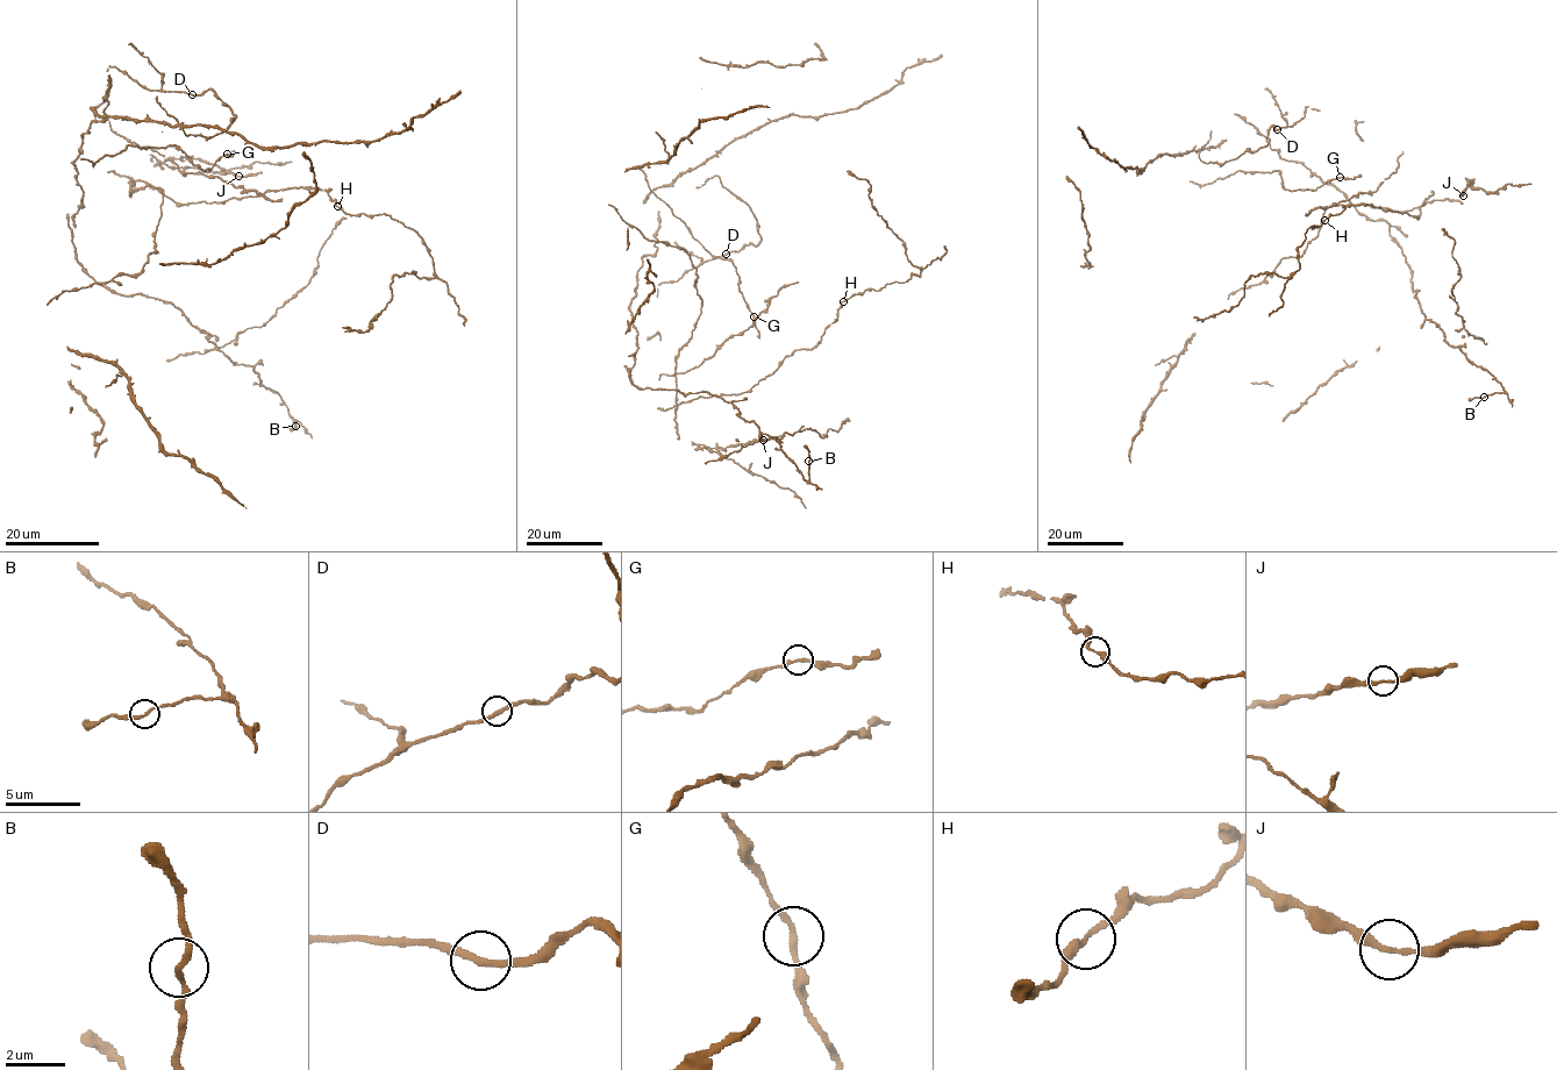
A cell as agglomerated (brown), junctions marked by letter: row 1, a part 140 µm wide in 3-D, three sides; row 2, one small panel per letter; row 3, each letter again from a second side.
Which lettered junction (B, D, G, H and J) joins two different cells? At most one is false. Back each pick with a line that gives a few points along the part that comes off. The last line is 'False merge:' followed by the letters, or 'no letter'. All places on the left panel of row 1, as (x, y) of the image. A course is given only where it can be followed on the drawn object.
False merge: no letter

